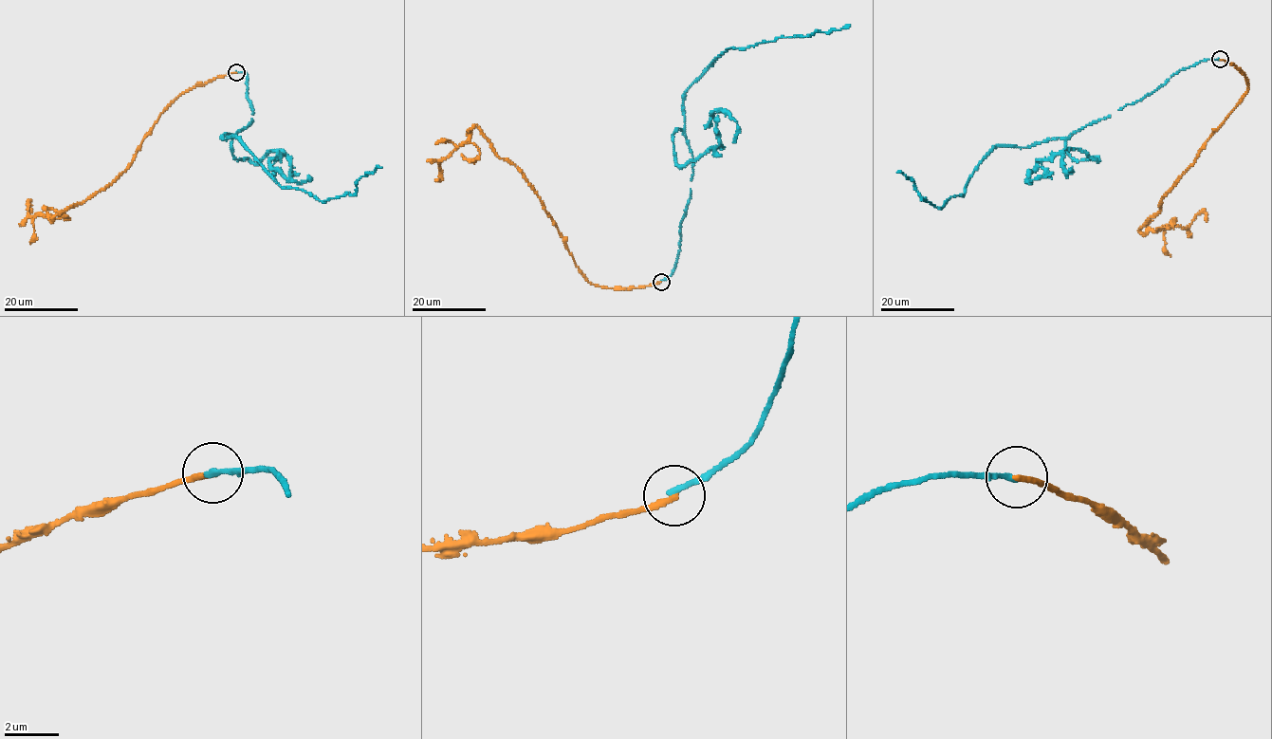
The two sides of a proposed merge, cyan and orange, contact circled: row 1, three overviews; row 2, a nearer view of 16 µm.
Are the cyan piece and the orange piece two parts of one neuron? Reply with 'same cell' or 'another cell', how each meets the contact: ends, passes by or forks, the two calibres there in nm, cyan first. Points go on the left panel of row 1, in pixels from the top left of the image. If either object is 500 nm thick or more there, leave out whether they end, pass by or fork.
another cell | cyan ends | orange ends | 200/220 nm

